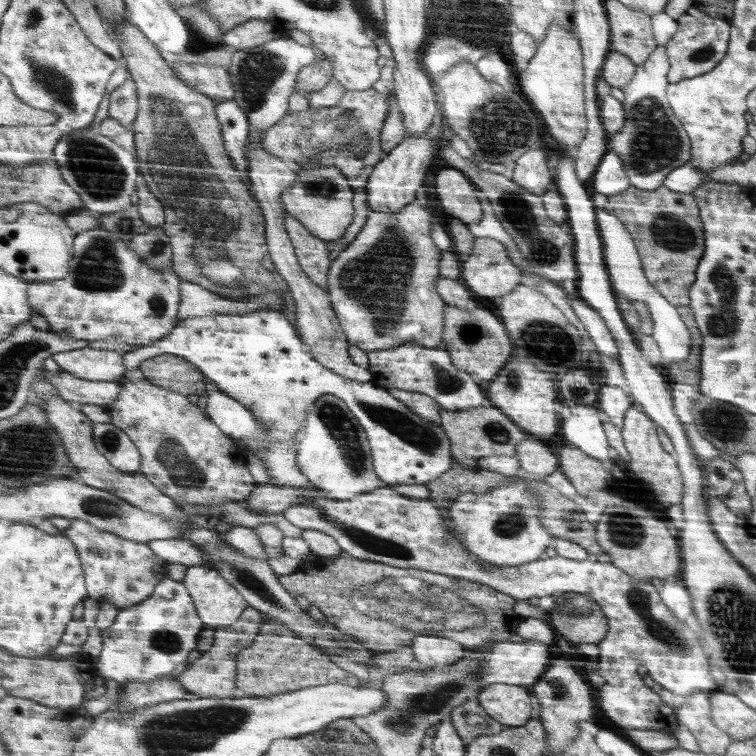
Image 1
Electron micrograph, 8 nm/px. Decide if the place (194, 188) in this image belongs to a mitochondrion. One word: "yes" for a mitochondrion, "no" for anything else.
yes

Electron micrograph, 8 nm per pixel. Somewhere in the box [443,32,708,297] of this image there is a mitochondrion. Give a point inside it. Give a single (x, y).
(654, 145)

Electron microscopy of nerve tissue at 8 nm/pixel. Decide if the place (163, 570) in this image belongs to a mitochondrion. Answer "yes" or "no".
no

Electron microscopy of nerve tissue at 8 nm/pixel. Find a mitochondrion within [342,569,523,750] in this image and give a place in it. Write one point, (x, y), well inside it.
(403, 720)

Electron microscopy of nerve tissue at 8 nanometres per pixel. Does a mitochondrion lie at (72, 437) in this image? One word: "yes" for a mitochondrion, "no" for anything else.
yes

